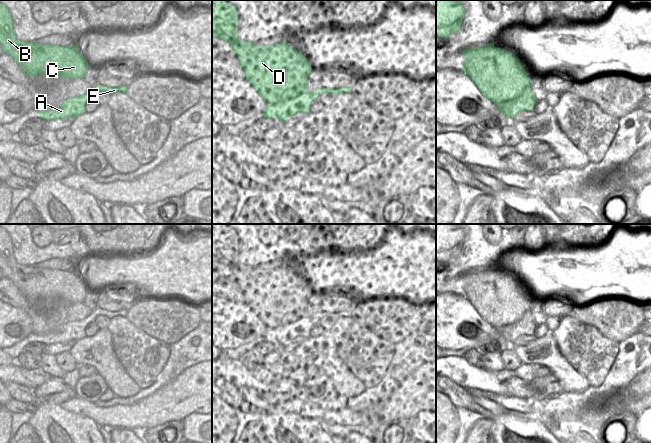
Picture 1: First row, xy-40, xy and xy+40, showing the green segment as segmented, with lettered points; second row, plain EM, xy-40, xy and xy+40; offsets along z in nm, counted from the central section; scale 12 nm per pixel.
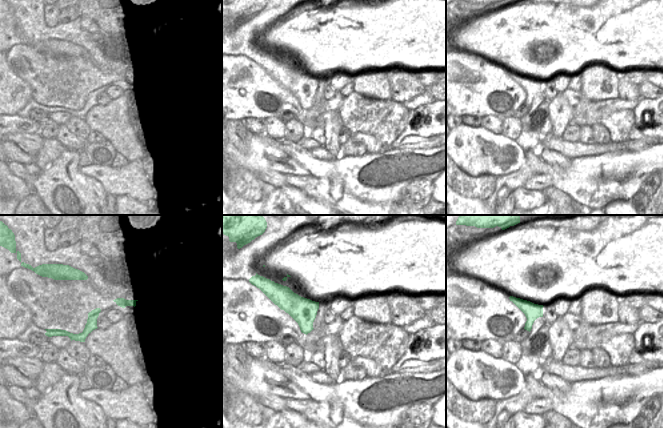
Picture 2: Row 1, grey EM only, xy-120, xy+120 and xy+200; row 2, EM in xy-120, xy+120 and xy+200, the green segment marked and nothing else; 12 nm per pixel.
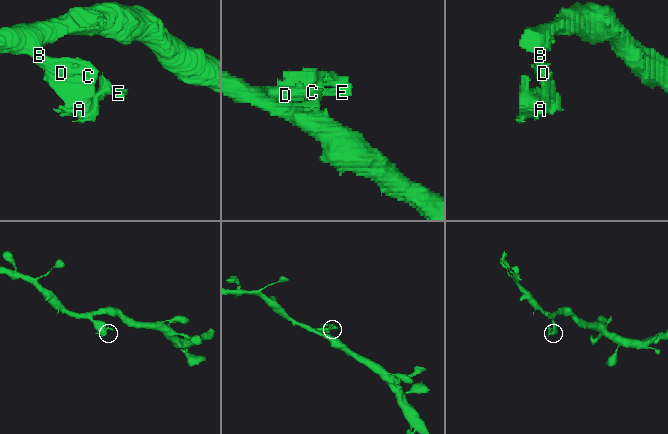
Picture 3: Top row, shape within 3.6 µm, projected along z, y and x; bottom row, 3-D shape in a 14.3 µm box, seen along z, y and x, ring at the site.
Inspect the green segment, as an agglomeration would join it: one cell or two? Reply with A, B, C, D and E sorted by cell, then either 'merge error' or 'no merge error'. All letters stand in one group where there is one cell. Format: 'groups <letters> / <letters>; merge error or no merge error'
groups A E / B C D; merge error

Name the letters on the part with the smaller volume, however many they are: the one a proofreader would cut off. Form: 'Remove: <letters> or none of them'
Remove: A, E

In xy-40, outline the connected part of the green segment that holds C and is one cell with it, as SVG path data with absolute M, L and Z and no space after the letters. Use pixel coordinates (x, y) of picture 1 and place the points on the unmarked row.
M0 227L0 268L29 301L46 298L66 303L82 303L89 291L84 280L72 268L69 271L25 266L16 262L13 244Z

